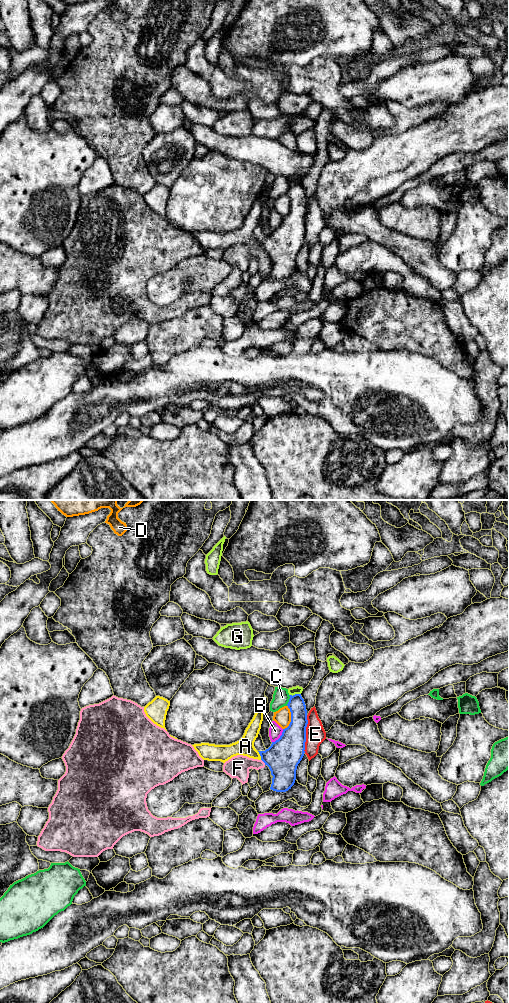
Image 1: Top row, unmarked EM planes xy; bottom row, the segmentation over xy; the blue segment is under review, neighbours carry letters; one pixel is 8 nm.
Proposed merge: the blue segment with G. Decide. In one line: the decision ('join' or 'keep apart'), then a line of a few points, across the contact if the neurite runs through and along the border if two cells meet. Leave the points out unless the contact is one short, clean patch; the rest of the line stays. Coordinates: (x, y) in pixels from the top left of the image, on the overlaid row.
keep apart | xy (300, 693), (289, 695)

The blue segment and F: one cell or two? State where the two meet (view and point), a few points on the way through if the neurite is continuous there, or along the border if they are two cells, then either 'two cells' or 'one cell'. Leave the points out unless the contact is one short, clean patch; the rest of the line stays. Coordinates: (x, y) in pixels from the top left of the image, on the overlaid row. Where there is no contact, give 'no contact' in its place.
contact xy (263, 761); border xy (261, 759), (265, 764); two cells

